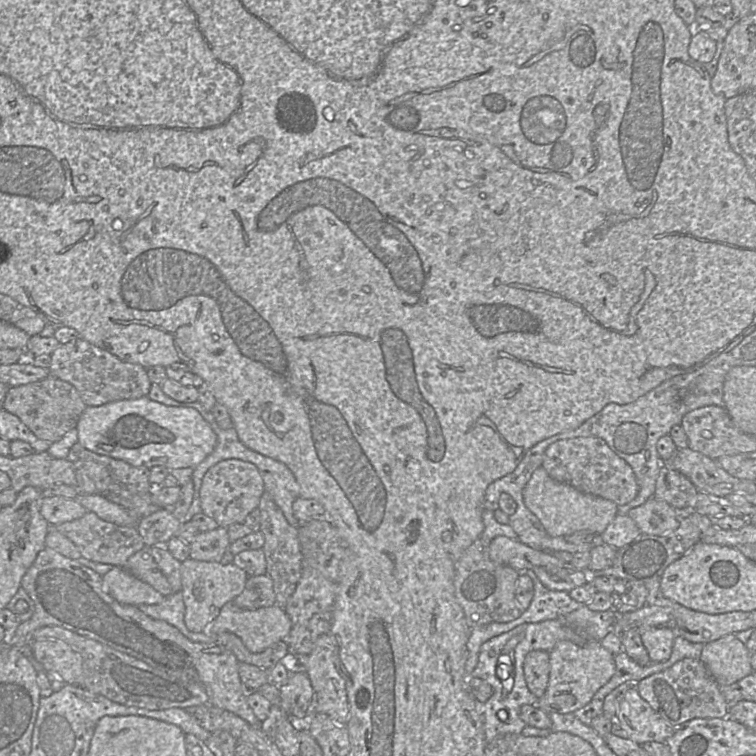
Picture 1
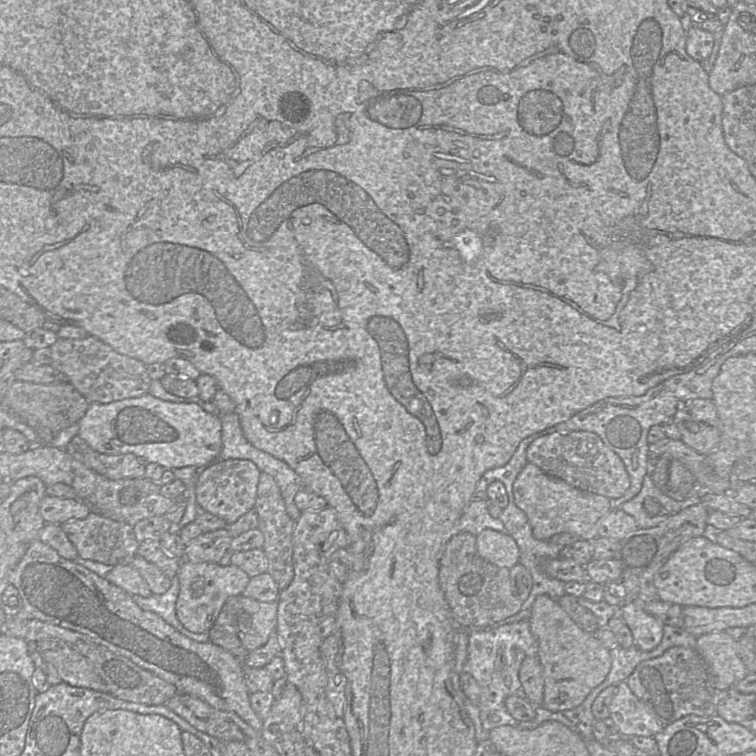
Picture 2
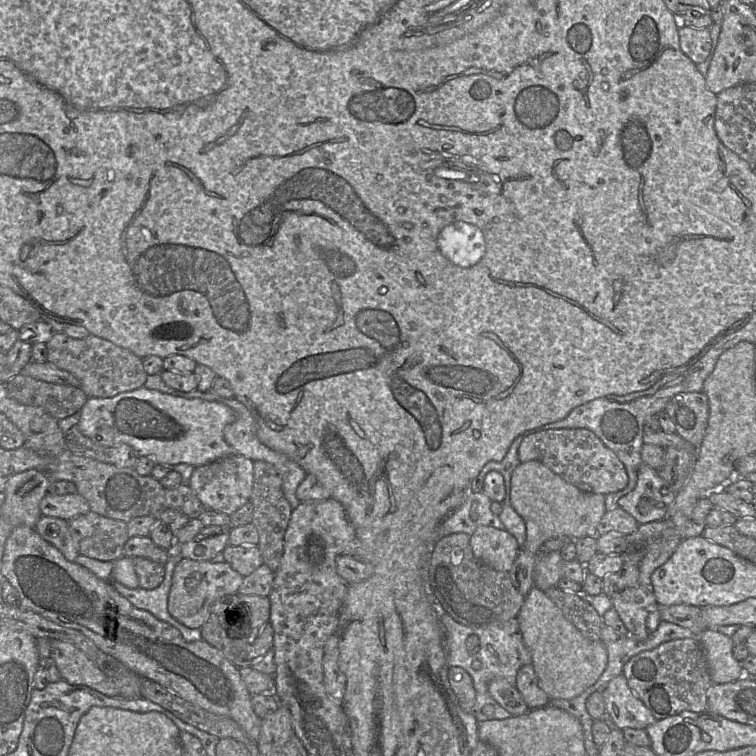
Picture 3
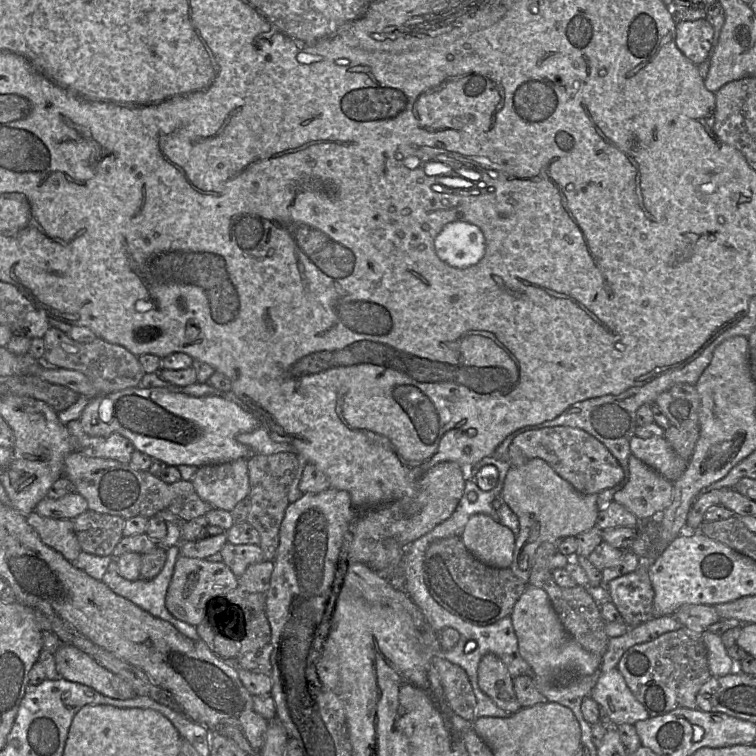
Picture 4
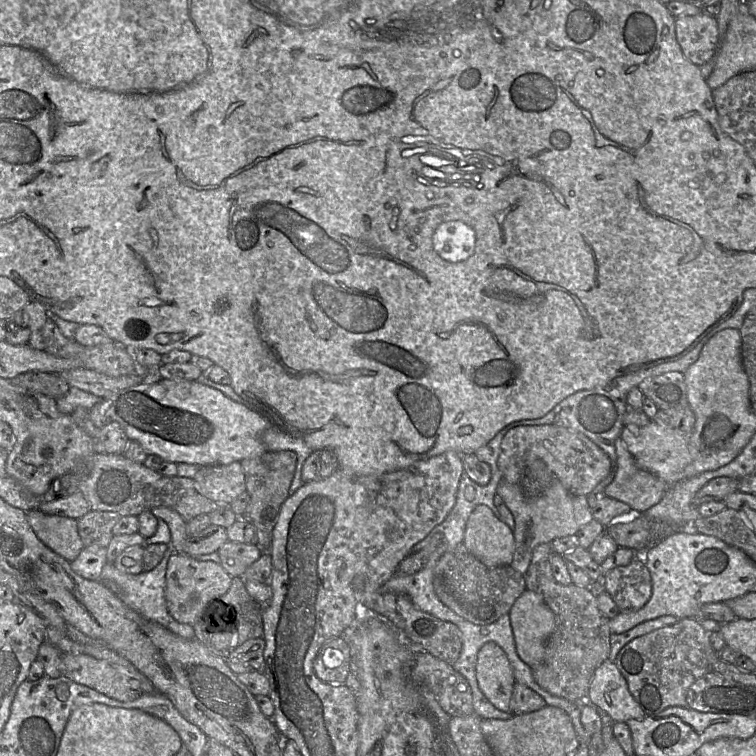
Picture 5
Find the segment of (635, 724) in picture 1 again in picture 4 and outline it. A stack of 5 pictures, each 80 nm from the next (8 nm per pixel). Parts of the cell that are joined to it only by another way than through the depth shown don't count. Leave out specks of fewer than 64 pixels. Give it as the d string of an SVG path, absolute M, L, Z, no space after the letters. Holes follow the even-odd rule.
M617 668L599 677L590 697L599 704L616 726L634 725L651 717L631 692Z

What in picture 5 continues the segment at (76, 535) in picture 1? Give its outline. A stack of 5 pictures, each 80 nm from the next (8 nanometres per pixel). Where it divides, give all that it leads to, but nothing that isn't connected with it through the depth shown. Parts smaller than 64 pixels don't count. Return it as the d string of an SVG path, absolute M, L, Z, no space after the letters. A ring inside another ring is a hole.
M90 510L77 519L78 533L84 547L98 544L107 548L114 537L112 529L121 517L116 512Z

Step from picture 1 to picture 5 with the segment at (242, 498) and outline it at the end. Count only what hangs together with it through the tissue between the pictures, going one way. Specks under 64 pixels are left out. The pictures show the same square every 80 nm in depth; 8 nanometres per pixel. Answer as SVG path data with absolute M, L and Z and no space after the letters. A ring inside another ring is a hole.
M240 462L200 467L193 480L204 497L222 506L229 506L246 491L245 475Z

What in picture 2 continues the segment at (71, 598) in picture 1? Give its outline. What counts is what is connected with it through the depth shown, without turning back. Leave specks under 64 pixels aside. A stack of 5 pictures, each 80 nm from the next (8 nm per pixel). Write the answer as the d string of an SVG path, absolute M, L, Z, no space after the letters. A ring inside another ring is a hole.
M40 539L28 544L25 554L10 572L9 583L17 588L22 598L22 608L16 615L18 619L38 619L84 634L96 644L173 684L179 694L200 698L215 709L237 715L255 731L261 731L263 720L251 709L249 694L241 680L241 666L228 651L210 641L196 642L187 638L157 614L140 609L132 595L84 566L61 557Z

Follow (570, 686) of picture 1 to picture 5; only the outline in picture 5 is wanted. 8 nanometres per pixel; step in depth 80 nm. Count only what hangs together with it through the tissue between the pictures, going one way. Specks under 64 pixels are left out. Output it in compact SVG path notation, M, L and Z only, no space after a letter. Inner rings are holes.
M525 589L509 611L516 652L531 668L540 664L555 618L538 593Z

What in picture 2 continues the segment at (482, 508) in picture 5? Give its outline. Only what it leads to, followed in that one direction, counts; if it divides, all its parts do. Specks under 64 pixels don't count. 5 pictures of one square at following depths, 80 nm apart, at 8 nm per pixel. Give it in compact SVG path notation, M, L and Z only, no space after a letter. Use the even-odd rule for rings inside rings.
M484 529L476 536L476 548L484 560L499 568L511 569L519 563L518 545L508 534Z

